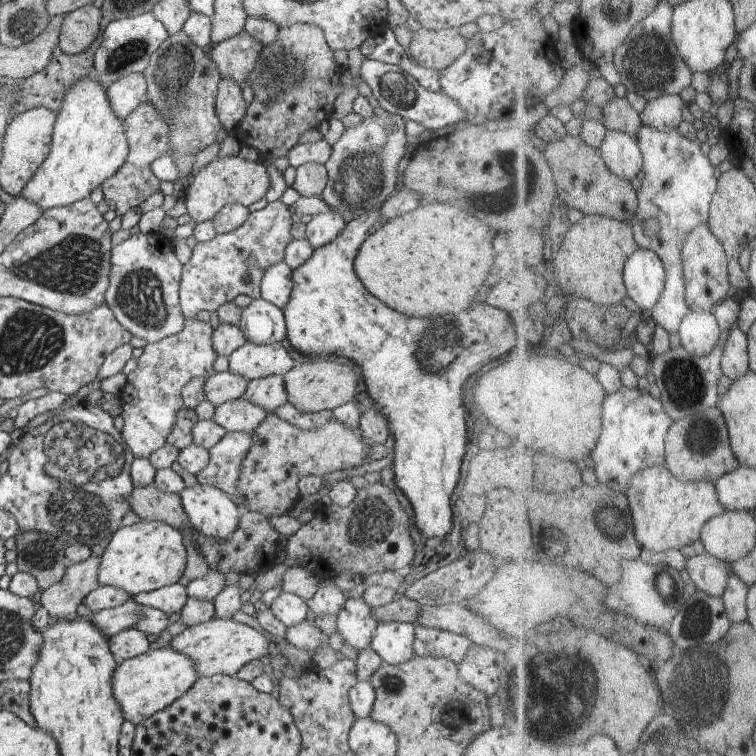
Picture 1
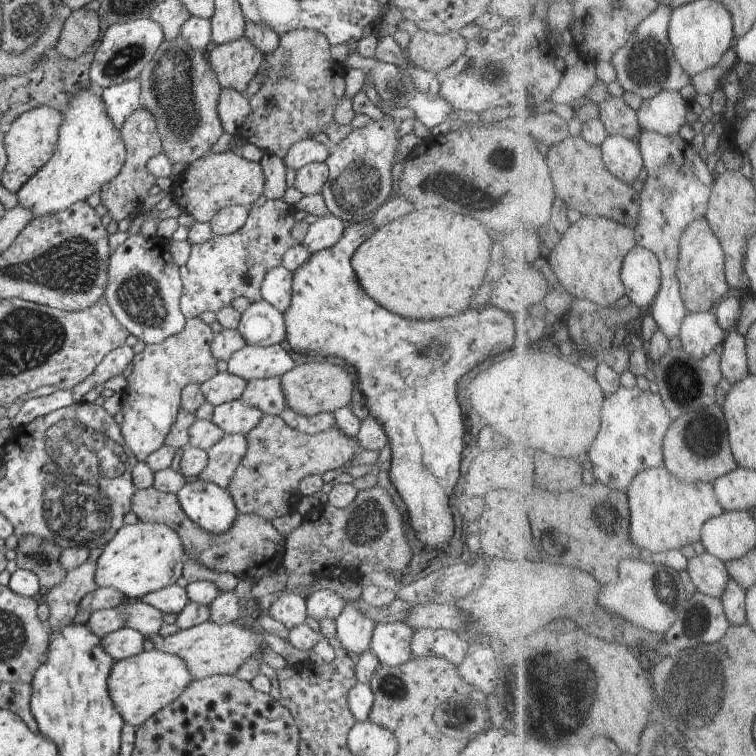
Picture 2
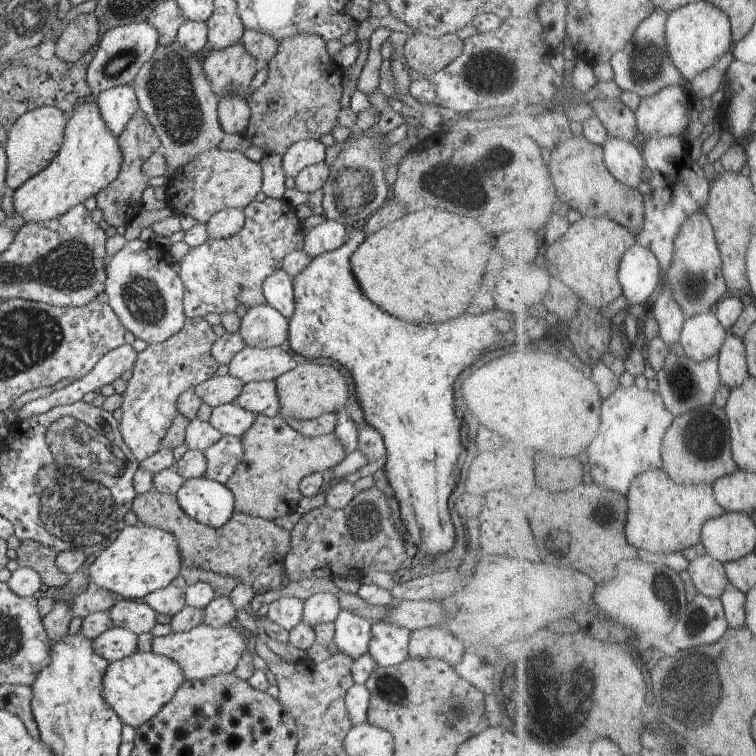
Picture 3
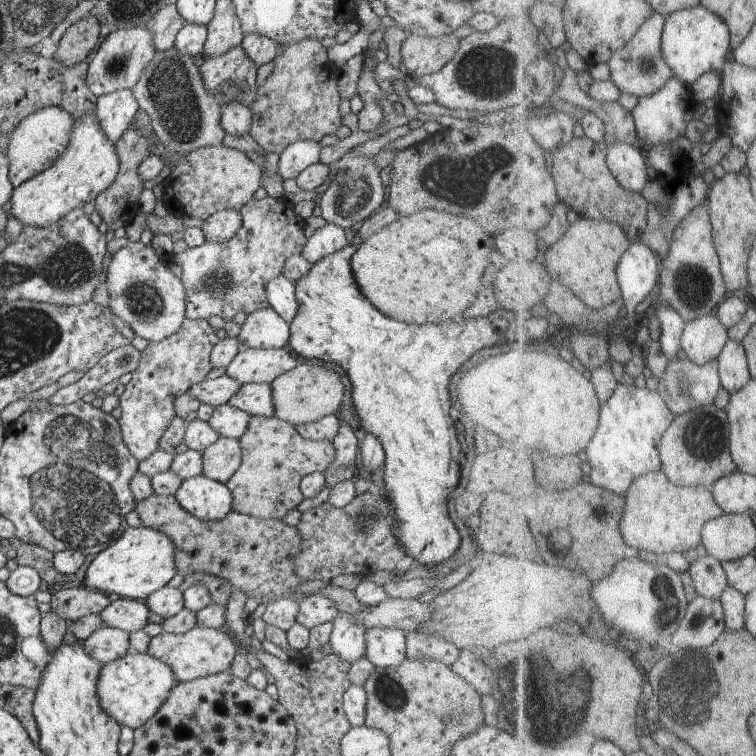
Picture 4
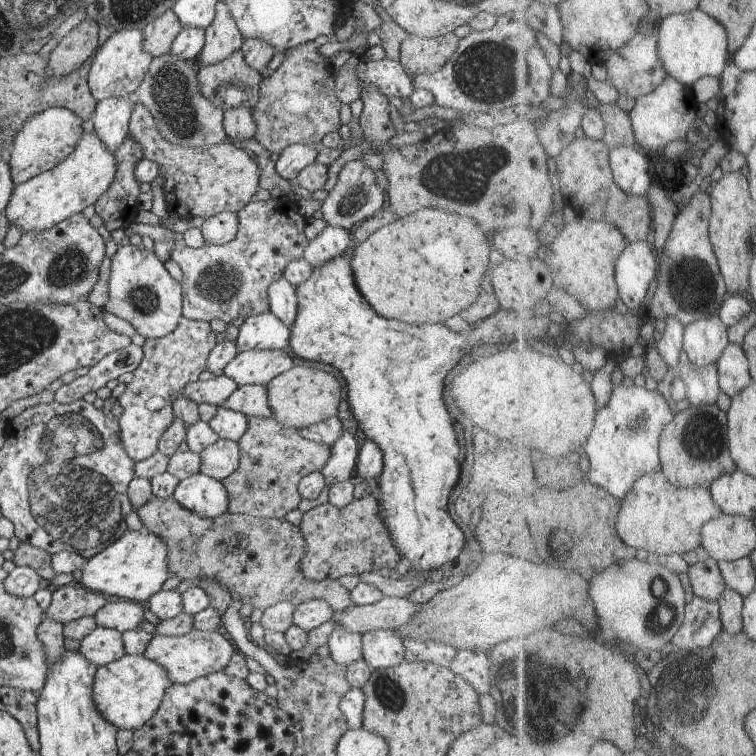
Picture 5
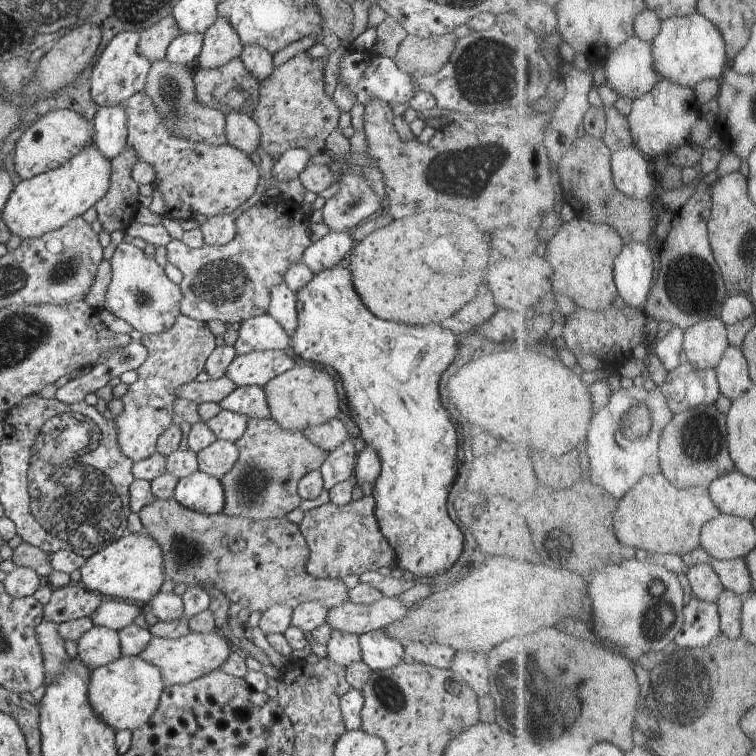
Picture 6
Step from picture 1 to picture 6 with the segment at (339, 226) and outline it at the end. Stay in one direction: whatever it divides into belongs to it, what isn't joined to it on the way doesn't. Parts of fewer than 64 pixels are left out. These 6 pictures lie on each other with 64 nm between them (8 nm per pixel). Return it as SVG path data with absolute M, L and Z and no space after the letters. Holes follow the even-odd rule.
M329 231L326 236L312 243L310 248L306 248L303 254L302 262L313 275L320 274L322 270L330 270L336 264L347 260L353 250L353 240L349 233Z

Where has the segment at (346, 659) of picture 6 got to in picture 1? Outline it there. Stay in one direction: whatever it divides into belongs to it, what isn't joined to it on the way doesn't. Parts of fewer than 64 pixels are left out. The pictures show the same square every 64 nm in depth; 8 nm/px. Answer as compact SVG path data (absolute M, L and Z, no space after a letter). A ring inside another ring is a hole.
M348 598L337 614L336 630L344 642L358 652L371 646L378 626L372 608L362 599Z

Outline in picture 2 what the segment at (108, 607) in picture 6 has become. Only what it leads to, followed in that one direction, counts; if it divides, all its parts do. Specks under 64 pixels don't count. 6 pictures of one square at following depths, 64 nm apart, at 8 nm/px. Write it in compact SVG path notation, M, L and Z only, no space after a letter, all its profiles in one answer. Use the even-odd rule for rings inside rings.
M130 600L128 603L120 604L118 610L126 618L124 627L136 630L145 637L158 634L160 626L164 622L163 612L144 604L141 600Z

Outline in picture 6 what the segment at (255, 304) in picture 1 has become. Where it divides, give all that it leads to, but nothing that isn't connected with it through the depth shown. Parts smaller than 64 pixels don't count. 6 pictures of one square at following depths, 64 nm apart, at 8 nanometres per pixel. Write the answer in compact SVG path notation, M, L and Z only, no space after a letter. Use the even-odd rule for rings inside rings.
M268 313L245 319L240 323L234 348L238 355L252 351L288 348L291 344L286 330Z

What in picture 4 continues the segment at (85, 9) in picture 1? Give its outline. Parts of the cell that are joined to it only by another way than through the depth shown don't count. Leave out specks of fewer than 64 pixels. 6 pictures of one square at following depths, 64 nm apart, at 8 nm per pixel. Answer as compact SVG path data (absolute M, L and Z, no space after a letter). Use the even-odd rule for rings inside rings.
M94 16L68 28L52 59L68 68L80 64L100 40L100 25Z

